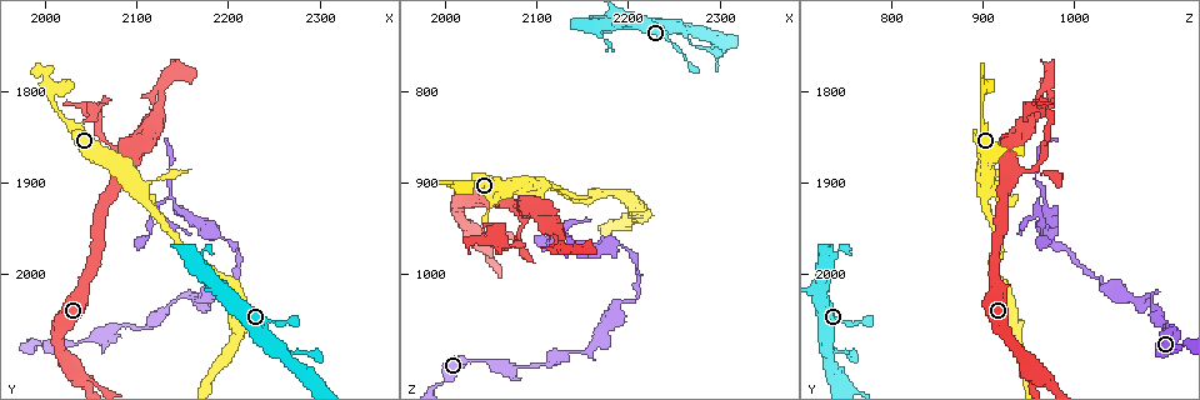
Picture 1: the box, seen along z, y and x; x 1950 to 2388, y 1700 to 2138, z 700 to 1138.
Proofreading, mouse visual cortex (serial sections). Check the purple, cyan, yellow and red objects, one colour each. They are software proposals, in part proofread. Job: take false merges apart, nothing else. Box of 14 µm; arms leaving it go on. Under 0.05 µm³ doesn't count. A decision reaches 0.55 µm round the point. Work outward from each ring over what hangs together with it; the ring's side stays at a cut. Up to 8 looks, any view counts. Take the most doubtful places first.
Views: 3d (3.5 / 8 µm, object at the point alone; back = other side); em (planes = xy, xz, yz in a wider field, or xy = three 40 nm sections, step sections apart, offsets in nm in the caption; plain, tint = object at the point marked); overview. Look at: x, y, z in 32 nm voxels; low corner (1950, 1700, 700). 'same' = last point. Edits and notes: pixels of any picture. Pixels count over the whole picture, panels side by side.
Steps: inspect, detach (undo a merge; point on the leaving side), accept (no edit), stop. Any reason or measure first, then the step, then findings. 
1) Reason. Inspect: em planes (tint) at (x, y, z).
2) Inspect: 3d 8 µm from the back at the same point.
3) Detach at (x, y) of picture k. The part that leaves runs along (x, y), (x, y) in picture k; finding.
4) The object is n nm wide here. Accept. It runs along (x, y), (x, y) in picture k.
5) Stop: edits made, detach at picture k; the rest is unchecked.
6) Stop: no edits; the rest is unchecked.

Abrupt turn. Inspect: 3d 3.5 µm at (2010, 1800, 905).

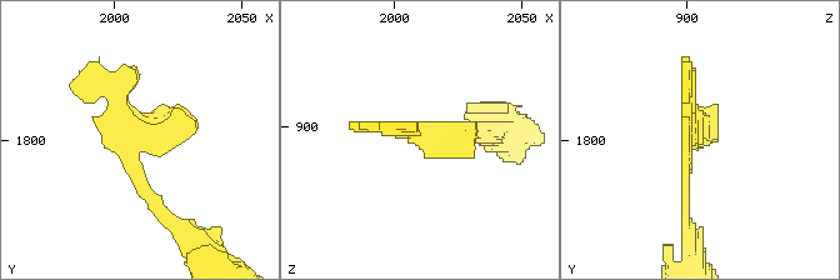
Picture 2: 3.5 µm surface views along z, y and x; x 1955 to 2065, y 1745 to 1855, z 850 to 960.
Shape alone is not enough. Inspect: em xy step 3 (tint) at (2007, 1803, 901).

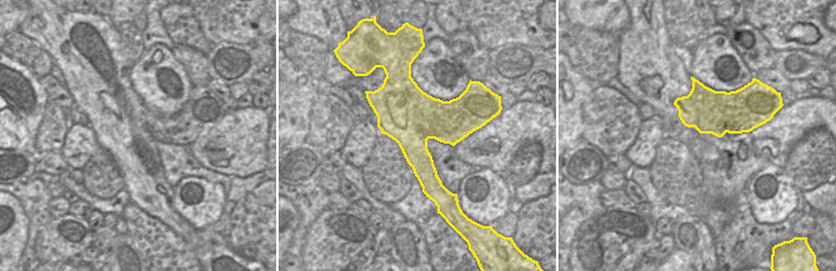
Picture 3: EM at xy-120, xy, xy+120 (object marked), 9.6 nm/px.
Accept. It runs along (689, 220), (691, 124) in picture 2; all the same cell.

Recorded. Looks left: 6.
Sudden change in width. Inspect: 3d 3.5 µm at (2085, 2060, 1105).

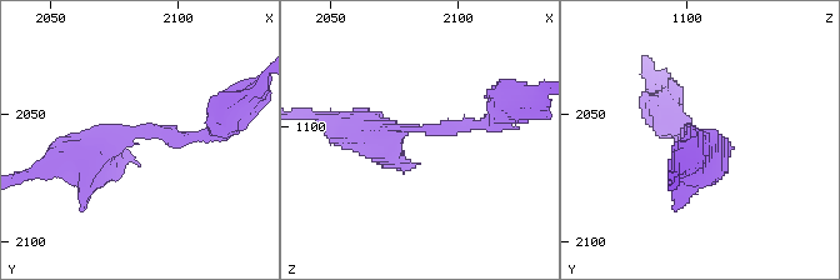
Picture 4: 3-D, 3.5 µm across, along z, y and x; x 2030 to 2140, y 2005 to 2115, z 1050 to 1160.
The arms are 150, 500 nm wide. Inspect: em xy step 1 (tint) at (2085, 2058, 1103).

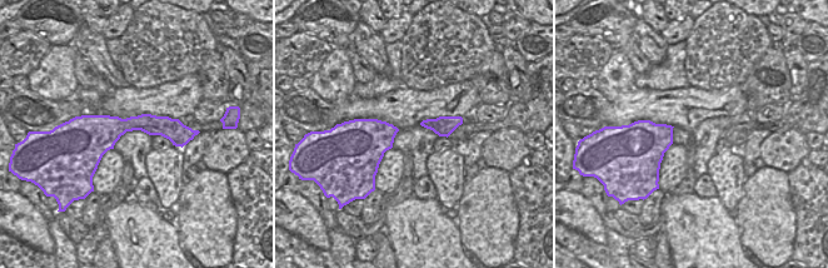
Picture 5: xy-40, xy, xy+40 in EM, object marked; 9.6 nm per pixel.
Inspect: em xy step 5 (tint) at the same point.

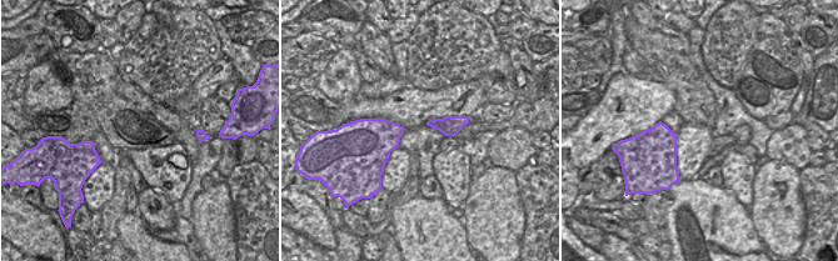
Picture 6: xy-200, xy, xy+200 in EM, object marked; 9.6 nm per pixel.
Accept. It runs along (65, 160), (123, 134), (214, 130) in picture 4; one cell here.

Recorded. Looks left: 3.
Abrupt turn. Inspect: 3d 8 µm at (2050, 1815, 965).

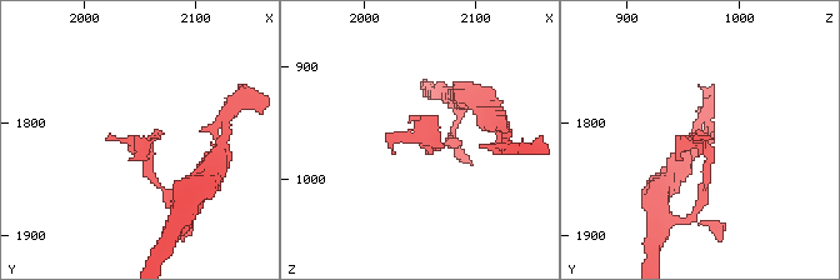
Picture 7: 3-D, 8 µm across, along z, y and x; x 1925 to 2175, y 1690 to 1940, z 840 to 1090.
Inspect: 3d 3.5 µm at (2052, 1818, 966).

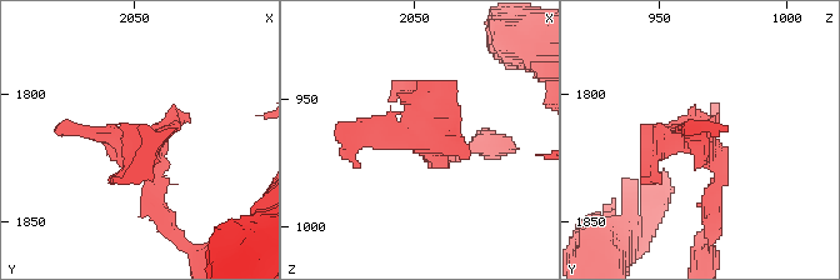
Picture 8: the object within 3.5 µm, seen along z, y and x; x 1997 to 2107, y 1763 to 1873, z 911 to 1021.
Need the tissue. Inspect: em xy step 5 (tint) at (2051, 1820, 966).

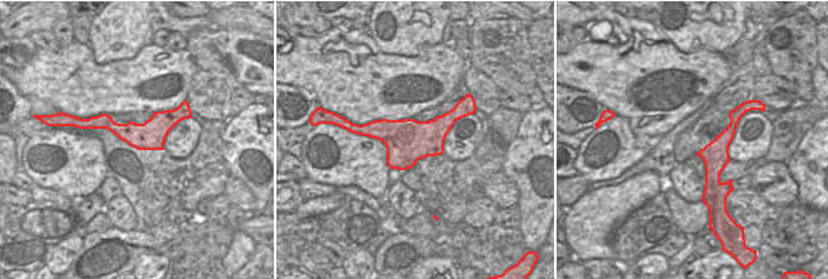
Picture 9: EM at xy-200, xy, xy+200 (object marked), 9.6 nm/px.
Accept. It runs along (179, 116), (154, 130), (89, 121) in picture 9; all the same cell.

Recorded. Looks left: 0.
Stop: no edits; the rest is unchecked.

